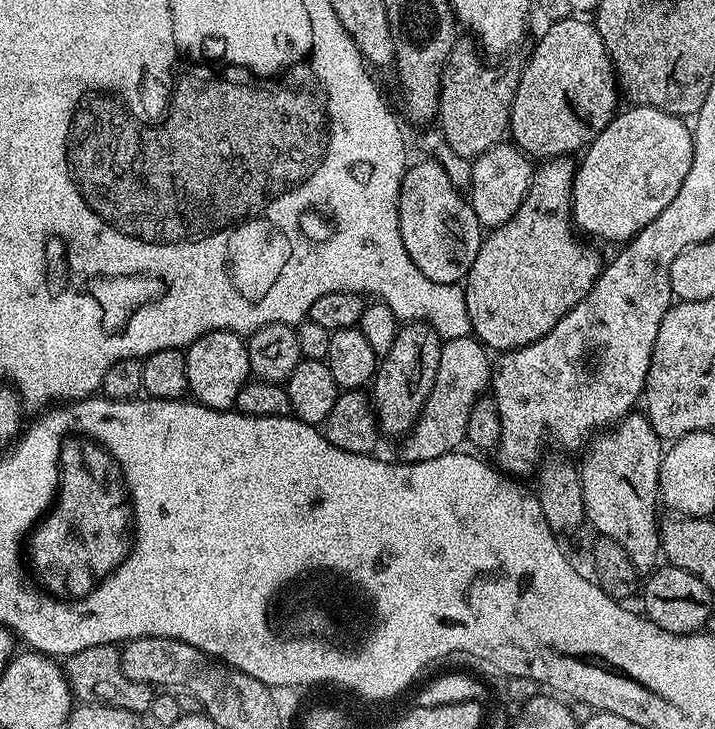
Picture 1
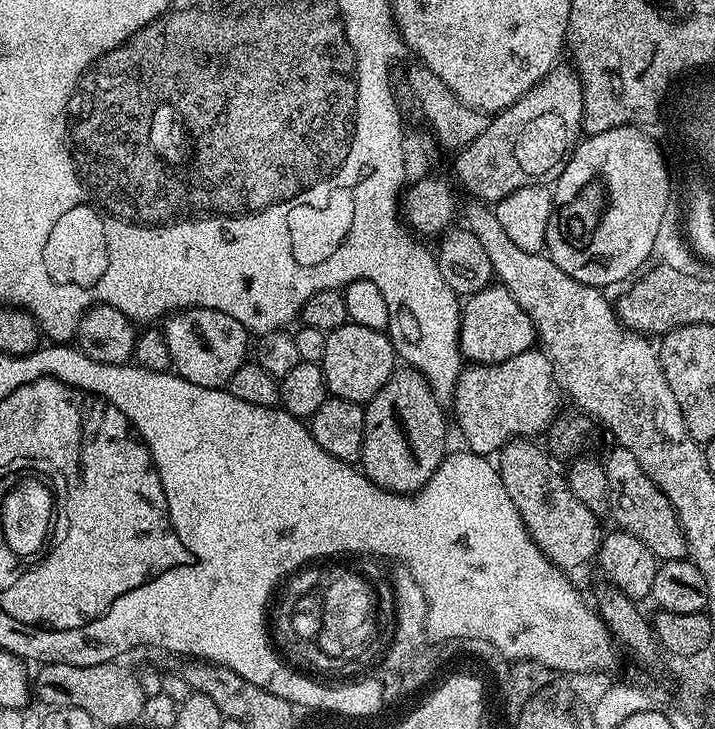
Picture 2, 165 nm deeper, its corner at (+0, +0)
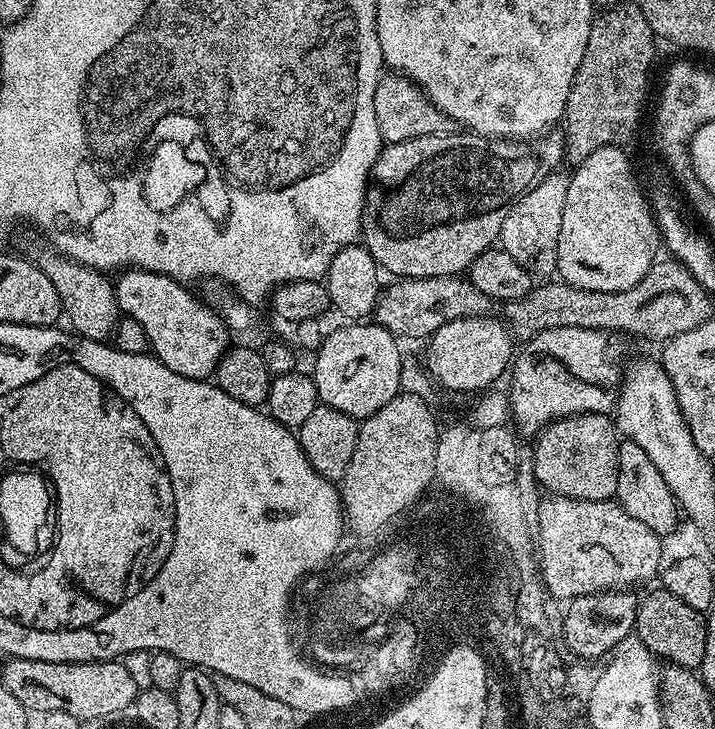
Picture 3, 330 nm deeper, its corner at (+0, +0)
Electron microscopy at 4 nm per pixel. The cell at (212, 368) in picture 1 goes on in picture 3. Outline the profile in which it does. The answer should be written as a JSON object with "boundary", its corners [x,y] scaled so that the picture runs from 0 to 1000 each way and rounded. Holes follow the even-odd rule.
{"boundary":[[[197,368],[169,372],[161,380],[159,388],[169,429],[175,433],[186,433],[189,439],[199,442],[211,487],[225,494],[238,508],[243,508],[243,513],[255,513],[260,519],[291,521],[301,512],[305,497],[322,476],[319,468],[322,451],[295,416],[284,417],[271,402],[257,396],[262,394],[253,385],[220,373],[206,373]]]}

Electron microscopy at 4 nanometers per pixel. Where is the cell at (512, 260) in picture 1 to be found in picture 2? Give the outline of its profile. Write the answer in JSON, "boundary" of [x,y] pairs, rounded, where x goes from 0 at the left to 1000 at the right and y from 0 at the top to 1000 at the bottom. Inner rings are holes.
{"boundary":[[[702,392],[676,395],[648,413],[643,429],[643,486],[650,495],[663,499],[708,497],[708,491],[719,491],[719,486],[740,481],[751,466],[750,449],[741,442],[736,425],[730,425],[730,420],[724,420],[724,414],[719,414],[719,409]]]}

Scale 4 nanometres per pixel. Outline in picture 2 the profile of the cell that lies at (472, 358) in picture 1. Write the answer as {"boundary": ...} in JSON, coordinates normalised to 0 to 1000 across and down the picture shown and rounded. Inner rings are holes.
{"boundary":[[[740,480],[730,486],[719,486],[719,491],[708,491],[708,497],[695,499],[656,498],[648,506],[638,525],[638,538],[631,553],[638,554],[638,582],[649,597],[653,619],[669,626],[687,627],[698,621],[706,609],[723,601],[750,601],[772,582],[778,564],[783,560],[786,532],[780,525],[780,512],[765,483]]]}

